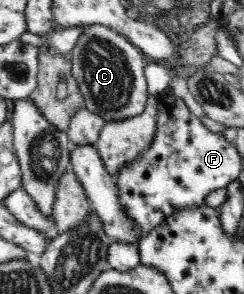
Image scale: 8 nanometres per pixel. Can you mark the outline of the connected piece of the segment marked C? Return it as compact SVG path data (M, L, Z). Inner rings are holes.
M91 24L80 36L72 52L72 76L78 83L84 97L83 108L104 119L104 122L126 120L142 114L151 92L144 76L147 59L138 47L130 43L124 35L102 24Z

